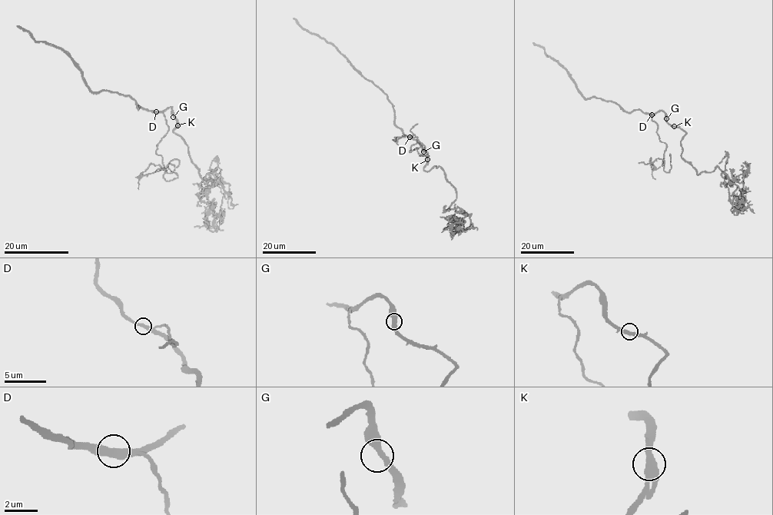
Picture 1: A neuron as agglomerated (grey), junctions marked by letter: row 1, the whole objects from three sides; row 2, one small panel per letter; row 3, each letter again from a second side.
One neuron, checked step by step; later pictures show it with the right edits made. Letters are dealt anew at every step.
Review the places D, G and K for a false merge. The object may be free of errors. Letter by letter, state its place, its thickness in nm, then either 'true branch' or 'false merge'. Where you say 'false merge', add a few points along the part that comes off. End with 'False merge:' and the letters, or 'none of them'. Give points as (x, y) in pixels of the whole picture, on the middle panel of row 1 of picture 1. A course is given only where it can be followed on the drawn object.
D: place (409, 137); calibre 400 nm; true branch
G: place (423, 151); calibre 440 nm; true branch
K: place (427, 159); calibre 400 nm; true branch
False merge: none of them

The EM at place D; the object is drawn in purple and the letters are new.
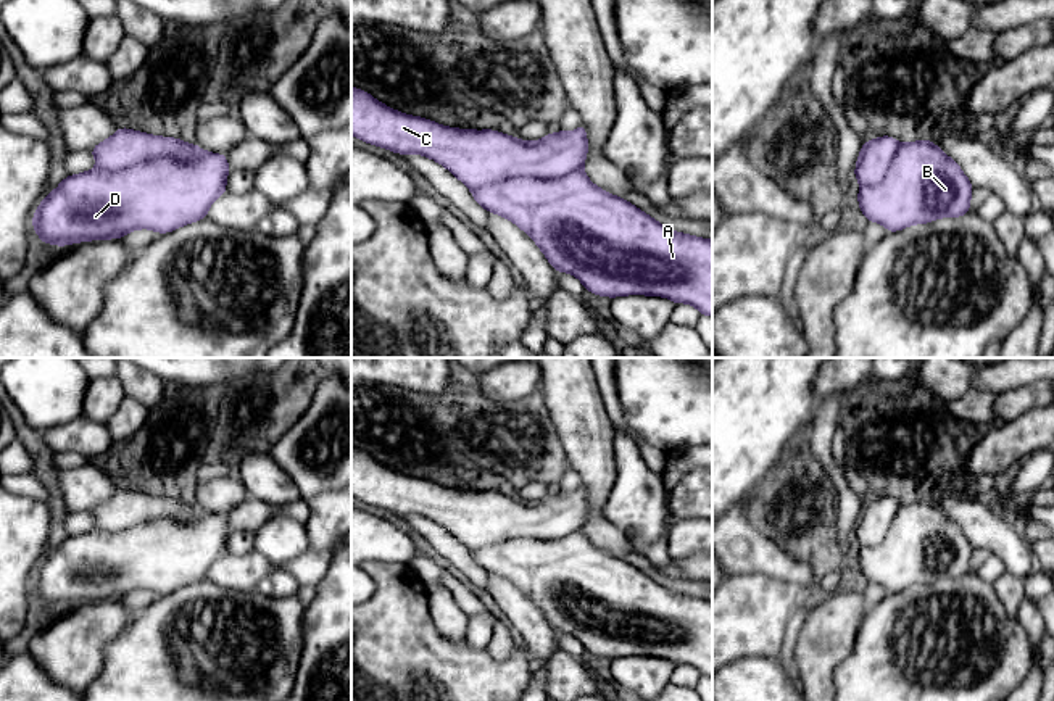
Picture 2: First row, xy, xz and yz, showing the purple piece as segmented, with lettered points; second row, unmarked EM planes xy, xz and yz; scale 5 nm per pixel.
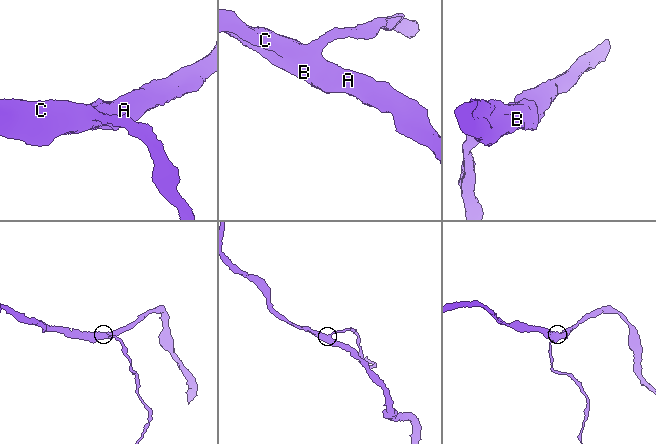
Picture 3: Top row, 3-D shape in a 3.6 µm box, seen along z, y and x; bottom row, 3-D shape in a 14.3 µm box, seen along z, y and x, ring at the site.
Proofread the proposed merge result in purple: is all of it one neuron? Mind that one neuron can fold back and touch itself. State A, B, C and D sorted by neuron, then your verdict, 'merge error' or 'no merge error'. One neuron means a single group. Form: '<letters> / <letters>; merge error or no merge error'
A B C D; no merge error

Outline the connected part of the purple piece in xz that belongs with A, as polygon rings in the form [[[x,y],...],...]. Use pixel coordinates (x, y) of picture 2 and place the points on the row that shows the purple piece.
[[[351,85],[351,135],[398,155],[417,153],[440,163],[471,190],[477,205],[521,227],[559,274],[574,274],[585,290],[609,298],[664,297],[675,305],[688,303],[699,314],[712,317],[712,240],[675,232],[625,198],[596,187],[582,169],[588,151],[583,122],[572,132],[559,129],[540,140],[525,142],[493,129],[446,127],[421,116],[400,113],[369,92]]]

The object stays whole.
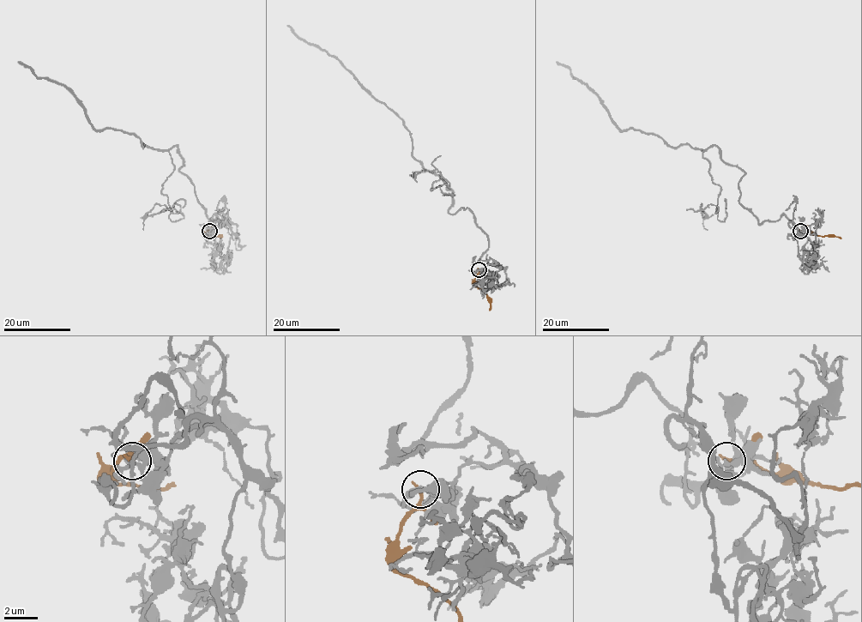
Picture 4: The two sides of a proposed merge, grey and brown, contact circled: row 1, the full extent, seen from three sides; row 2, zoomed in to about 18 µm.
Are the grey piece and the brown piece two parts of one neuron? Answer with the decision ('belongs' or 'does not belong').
does not belong

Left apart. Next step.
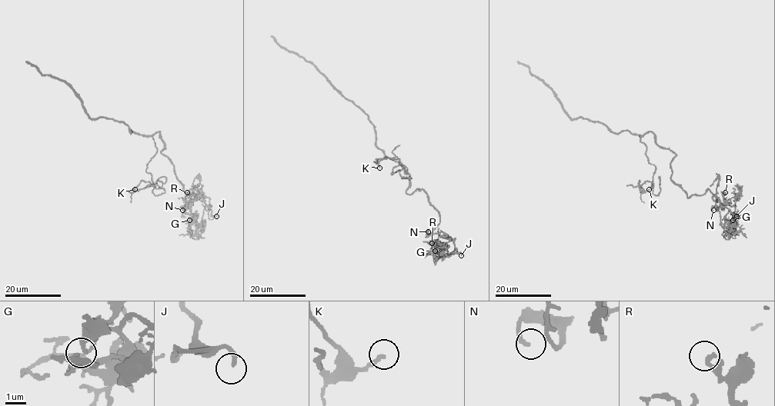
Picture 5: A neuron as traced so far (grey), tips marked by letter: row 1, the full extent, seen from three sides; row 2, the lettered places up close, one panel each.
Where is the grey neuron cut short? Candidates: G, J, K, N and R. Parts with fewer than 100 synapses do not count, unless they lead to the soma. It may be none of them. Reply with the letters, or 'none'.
J, N

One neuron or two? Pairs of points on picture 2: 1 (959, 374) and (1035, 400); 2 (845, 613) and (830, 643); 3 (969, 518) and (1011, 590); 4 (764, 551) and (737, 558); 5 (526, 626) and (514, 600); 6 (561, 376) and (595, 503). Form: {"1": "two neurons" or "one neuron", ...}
{"1": "one neuron", "2": "one neuron", "3": "two neurons", "4": "one neuron", "5": "one neuron", "6": "one neuron"}

